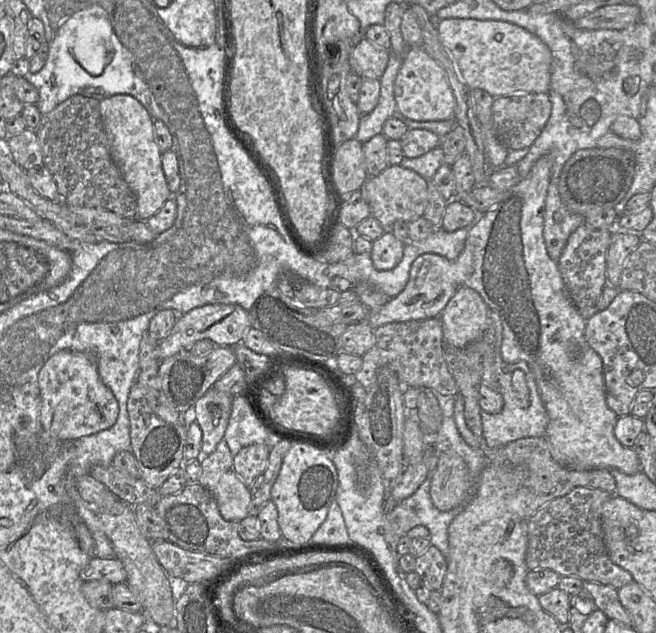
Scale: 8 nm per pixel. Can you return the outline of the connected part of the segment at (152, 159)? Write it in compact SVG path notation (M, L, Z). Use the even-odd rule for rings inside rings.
M117 94L100 100L99 111L112 159L136 195L137 210L133 219L146 221L173 196L162 169L162 152L154 140L153 118L136 98L128 94Z

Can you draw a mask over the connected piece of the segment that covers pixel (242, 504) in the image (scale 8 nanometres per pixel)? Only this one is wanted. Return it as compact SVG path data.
M222 439L213 453L202 457L198 484L211 492L224 520L239 522L248 516L249 487L234 470L234 455Z

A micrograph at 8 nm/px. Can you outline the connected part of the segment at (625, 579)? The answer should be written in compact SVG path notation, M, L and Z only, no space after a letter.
M578 487L537 510L527 522L528 569L550 569L561 577L574 576L616 589L630 583L632 575L611 561L604 543L602 508L612 496L604 490Z

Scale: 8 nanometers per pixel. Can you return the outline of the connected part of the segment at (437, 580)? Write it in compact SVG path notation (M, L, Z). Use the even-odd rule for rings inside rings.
M430 545L416 558L414 570L422 580L422 586L430 591L440 590L447 571L447 562L440 550Z

